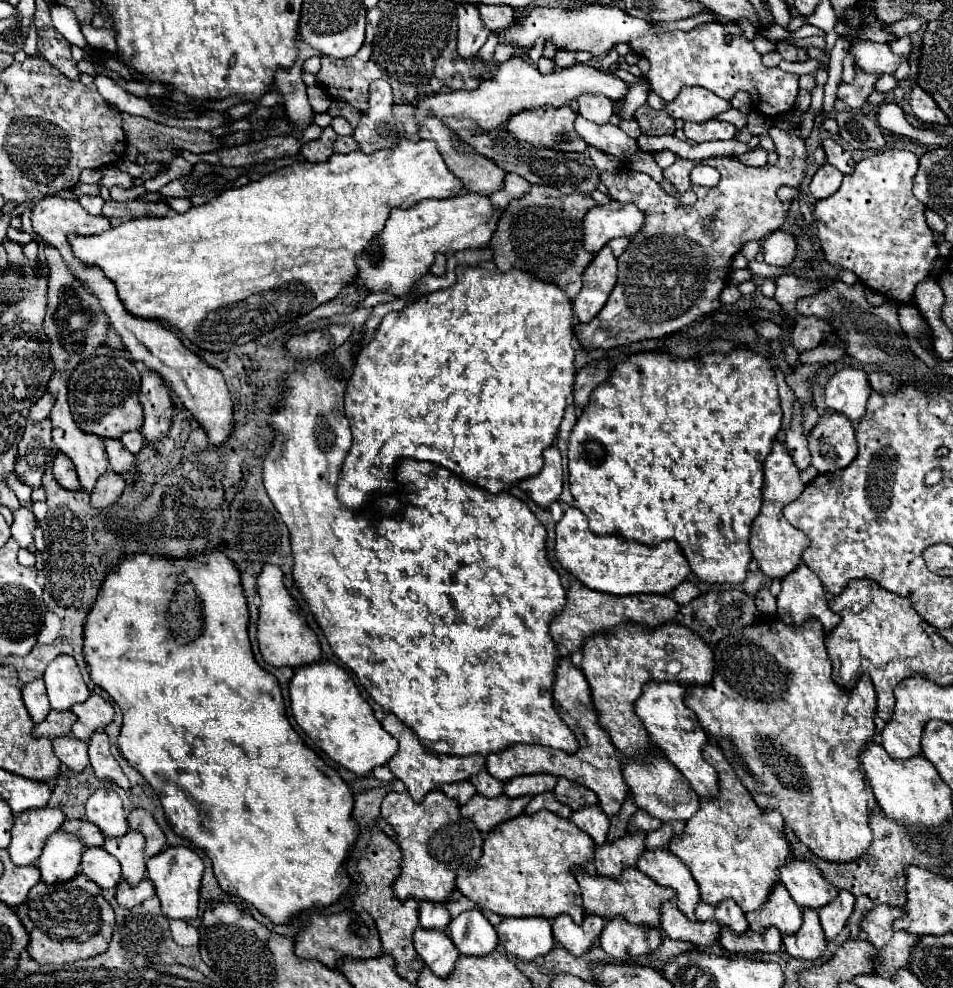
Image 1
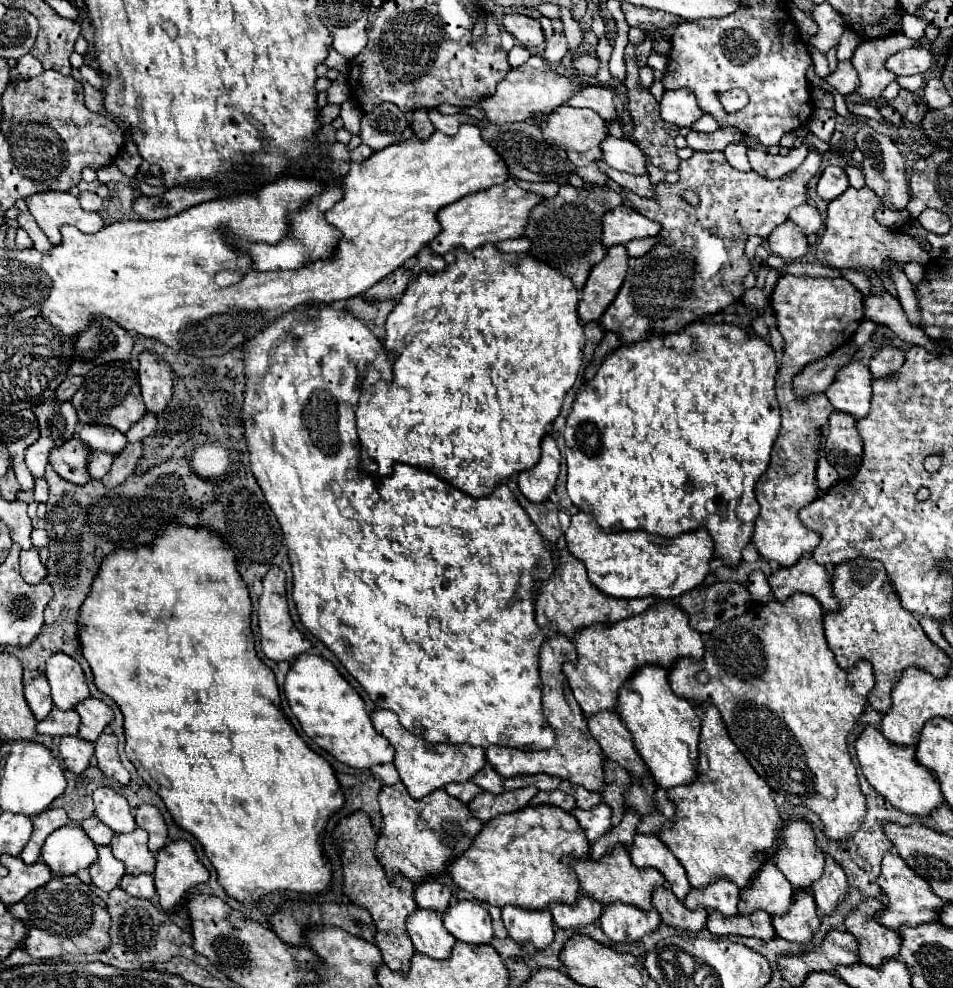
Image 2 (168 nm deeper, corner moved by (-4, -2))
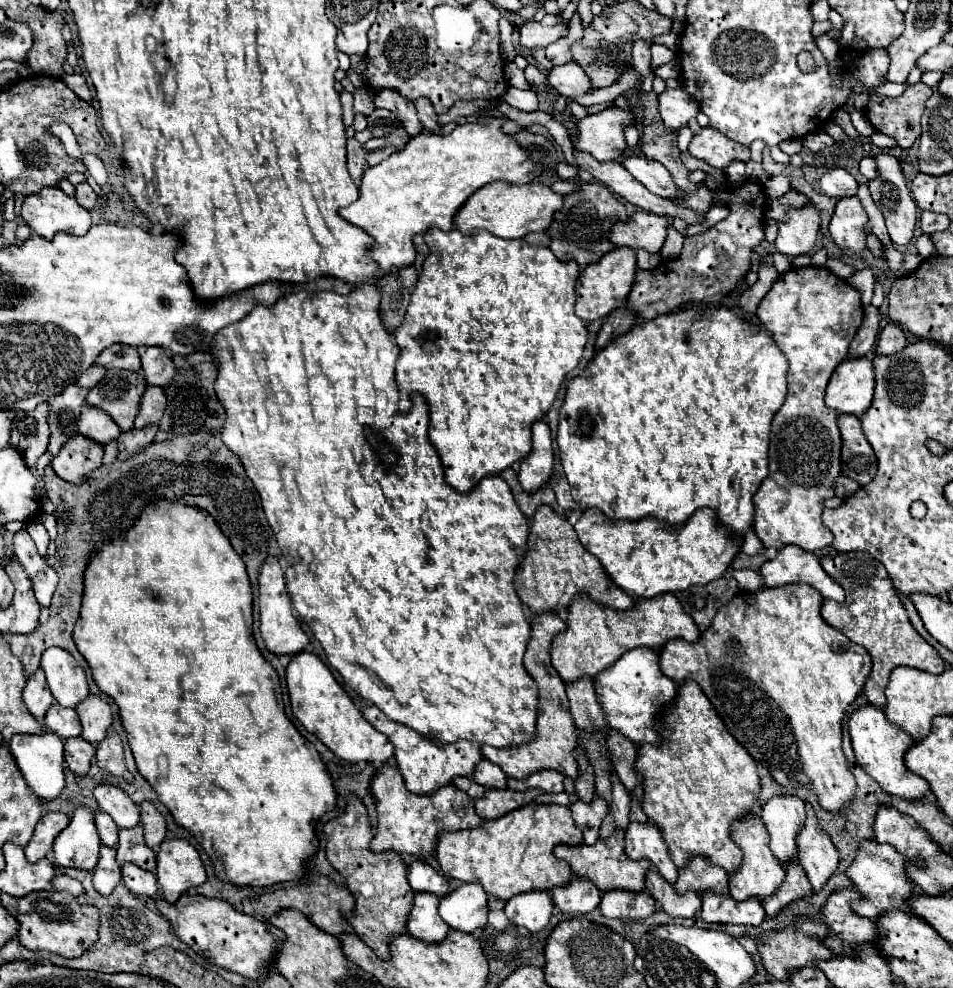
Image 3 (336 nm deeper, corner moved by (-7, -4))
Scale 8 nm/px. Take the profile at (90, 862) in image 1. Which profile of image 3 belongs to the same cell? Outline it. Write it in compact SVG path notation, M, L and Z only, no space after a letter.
M101 846L99 862L93 870L93 888L99 894L109 896L113 892L113 888L119 884L119 880L121 880L121 868L115 862L115 848Z

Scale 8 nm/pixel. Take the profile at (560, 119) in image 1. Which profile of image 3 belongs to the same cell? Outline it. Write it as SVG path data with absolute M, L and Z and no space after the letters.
M607 108L599 114L577 120L579 136L575 136L573 148L589 152L595 160L619 160L625 154L627 142L623 126L635 126L637 116L621 108Z

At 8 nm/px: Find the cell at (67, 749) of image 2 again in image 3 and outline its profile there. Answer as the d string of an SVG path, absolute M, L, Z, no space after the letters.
M75 736L75 738L65 740L65 764L71 772L79 776L89 772L93 756L95 756L95 746L85 742L85 738Z

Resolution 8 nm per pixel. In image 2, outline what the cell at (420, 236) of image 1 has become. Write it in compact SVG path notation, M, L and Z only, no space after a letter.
M508 178L504 184L492 186L488 190L468 194L466 198L460 198L458 202L452 202L438 212L438 222L442 230L440 230L440 236L434 238L428 246L436 254L446 254L456 248L474 250L474 248L484 246L486 242L494 244L494 242L502 242L508 238L520 238L526 226L528 212L540 200L542 200L540 196L516 186L514 178Z

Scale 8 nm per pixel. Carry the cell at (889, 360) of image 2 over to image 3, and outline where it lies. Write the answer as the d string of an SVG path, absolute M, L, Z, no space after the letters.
M893 322L885 324L877 340L877 354L891 354L891 352L903 350L905 346L907 346L907 338L903 328Z

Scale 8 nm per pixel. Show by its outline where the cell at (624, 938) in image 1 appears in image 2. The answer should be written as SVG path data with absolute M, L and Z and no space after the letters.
M610 904L602 912L600 928L616 944L638 944L646 934L652 934L660 922L654 908L642 912L630 904Z

